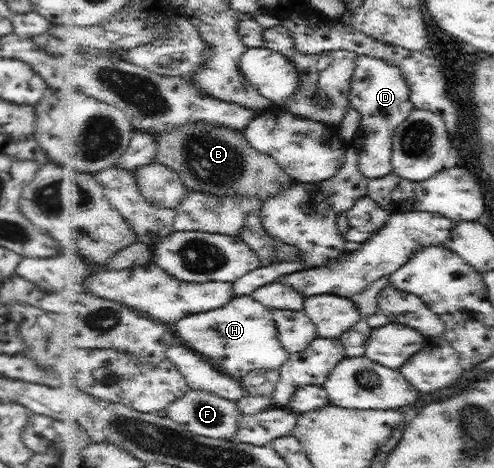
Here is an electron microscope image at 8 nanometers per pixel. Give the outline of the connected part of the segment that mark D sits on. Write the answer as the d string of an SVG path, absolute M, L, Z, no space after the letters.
M360 55L357 65L351 103L352 107L363 113L363 123L361 131L350 145L354 145L359 150L362 157L362 170L367 177L383 178L394 173L393 154L397 128L413 114L417 107L413 100L413 91L401 67L371 55Z

